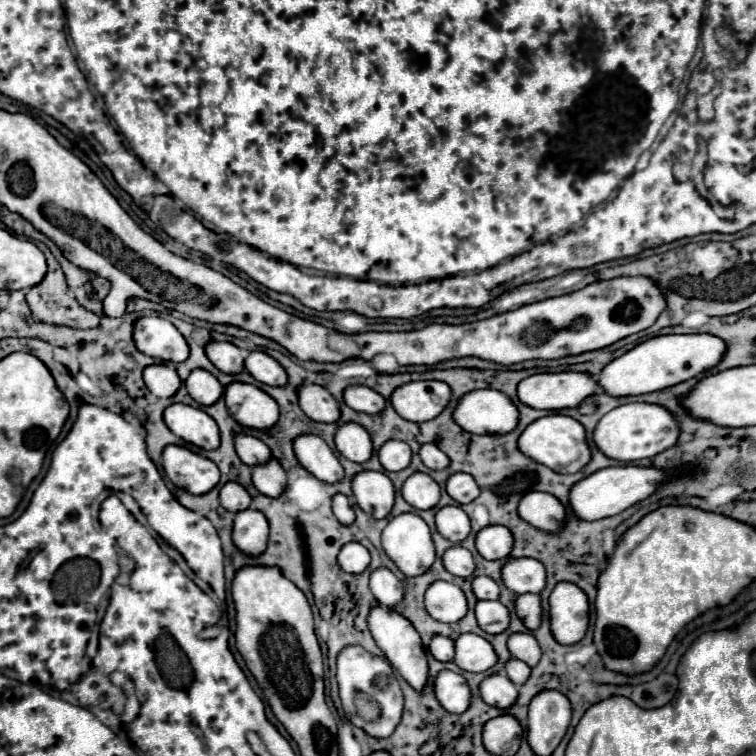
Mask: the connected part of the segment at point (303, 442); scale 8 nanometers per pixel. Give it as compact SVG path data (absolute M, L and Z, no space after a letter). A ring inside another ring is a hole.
M304 433L294 439L294 453L298 463L324 483L336 483L344 477L344 469L332 449L320 435Z

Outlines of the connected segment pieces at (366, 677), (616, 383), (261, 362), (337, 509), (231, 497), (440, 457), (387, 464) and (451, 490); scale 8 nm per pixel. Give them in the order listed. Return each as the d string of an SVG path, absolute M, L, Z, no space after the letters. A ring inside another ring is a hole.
M360 645L344 647L336 657L336 679L340 701L350 723L372 737L388 737L402 717L402 691L392 665Z
M706 333L652 337L636 345L634 349L626 351L624 355L616 357L614 361L610 361L596 377L596 383L604 393L612 397L644 395L652 391L660 391L662 387L672 387L676 383L692 379L704 369L714 367L720 361L722 351L726 351L726 345L722 343L722 339Z
M252 351L244 361L244 369L260 383L272 387L280 387L282 383L286 383L286 371L282 371L282 365L264 351Z
M336 493L332 497L332 511L336 515L336 519L342 523L342 525L350 525L354 521L354 511L352 511L352 505L348 501L346 495L342 493Z
M228 481L222 489L220 489L220 505L226 509L226 511L242 511L242 509L248 509L252 503L248 491L240 485L240 483L234 483L234 481Z
M426 443L426 445L422 445L418 455L420 455L422 463L424 463L426 467L430 467L430 469L444 469L444 467L450 463L448 457L446 457L434 443Z
M386 441L378 451L380 463L386 471L402 471L410 465L412 451L402 441Z
M454 473L446 483L446 491L460 505L472 503L480 495L478 485L474 483L474 477L468 473Z

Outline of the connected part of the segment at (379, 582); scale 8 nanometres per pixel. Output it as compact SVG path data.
M378 567L376 571L370 573L370 591L380 605L388 607L394 607L404 595L402 583L388 567Z

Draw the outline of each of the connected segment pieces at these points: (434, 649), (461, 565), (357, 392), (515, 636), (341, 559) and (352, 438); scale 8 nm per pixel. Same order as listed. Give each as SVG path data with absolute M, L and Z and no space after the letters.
M434 635L428 649L430 649L432 657L438 661L452 661L452 657L454 657L454 641L444 635Z
M460 545L456 547L450 547L444 557L442 557L442 563L446 567L446 571L450 571L452 575L458 575L458 577L470 577L472 571L474 571L474 559L472 559L472 553Z
M350 385L350 387L344 389L344 403L348 407L352 407L354 411L376 415L384 407L384 397L370 387Z
M512 633L508 637L508 651L512 657L524 661L530 667L534 667L534 663L538 663L542 655L538 641L534 639L532 633Z
M352 541L352 543L346 543L346 545L340 549L340 553L338 553L338 563L340 563L340 567L342 567L344 571L358 575L358 573L362 573L362 571L368 567L368 563L370 563L370 553L368 553L368 549L366 549L364 545Z
M354 421L342 423L336 429L334 441L336 441L336 449L350 461L364 463L372 455L372 439L368 431Z

